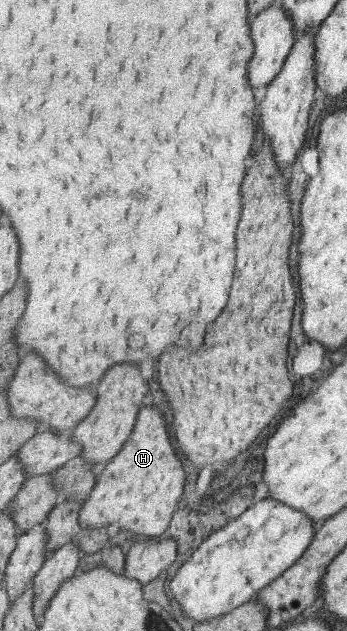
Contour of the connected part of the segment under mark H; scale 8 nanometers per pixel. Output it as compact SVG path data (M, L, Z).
M151 405L141 409L141 417L137 421L137 427L133 430L132 436L127 440L125 447L109 462L99 470L96 486L89 497L82 504L79 521L83 530L103 529L108 525L119 525L119 529L130 530L140 538L157 538L163 535L179 508L179 499L185 491L185 481L187 481L187 471L177 455L169 425L165 419L165 413Z

